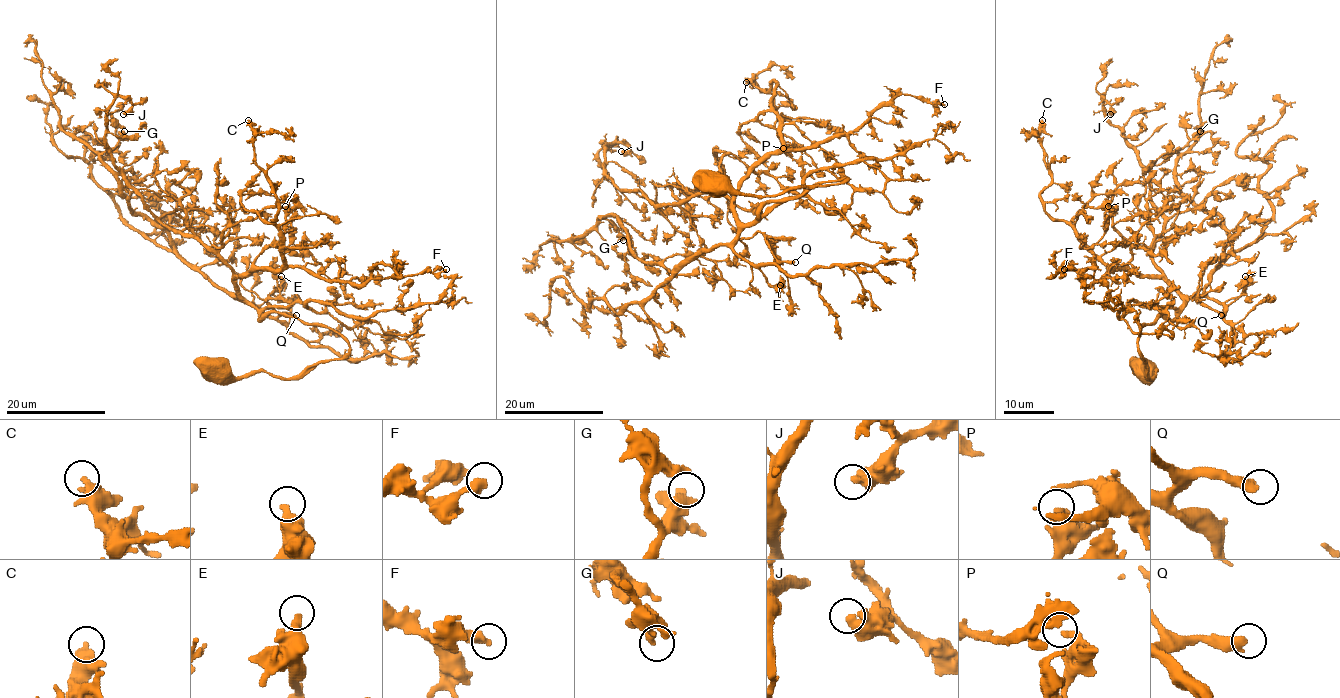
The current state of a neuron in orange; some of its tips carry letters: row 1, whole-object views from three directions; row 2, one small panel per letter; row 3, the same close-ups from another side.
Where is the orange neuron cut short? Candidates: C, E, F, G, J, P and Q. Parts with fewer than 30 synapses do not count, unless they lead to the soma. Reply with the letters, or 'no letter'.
Q

